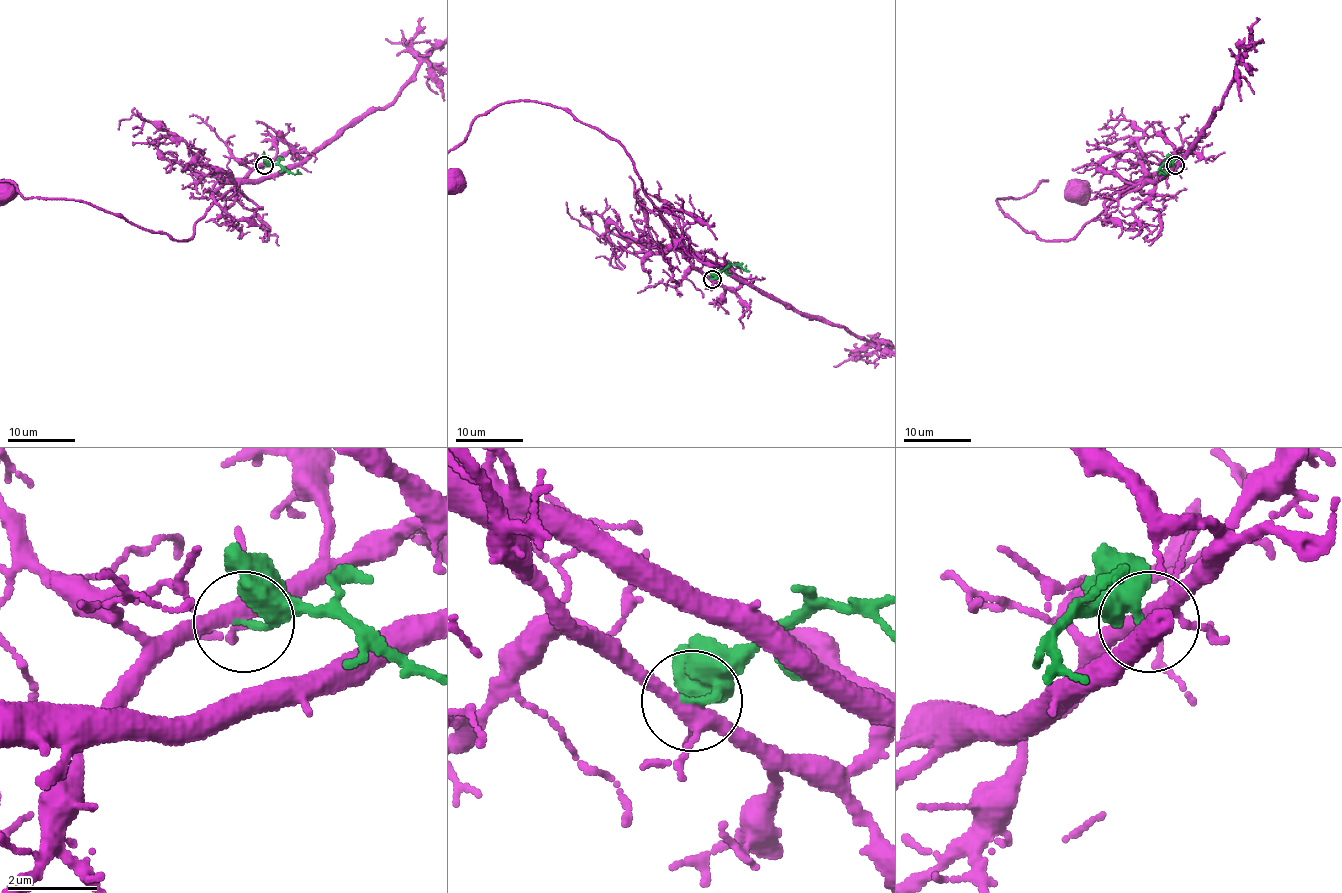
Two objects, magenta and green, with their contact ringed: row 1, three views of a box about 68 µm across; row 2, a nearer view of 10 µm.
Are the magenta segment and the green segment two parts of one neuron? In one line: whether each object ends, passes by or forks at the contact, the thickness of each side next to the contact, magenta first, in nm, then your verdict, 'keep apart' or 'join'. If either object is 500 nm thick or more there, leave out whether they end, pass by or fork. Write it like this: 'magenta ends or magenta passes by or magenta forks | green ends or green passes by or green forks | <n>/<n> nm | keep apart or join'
magenta forks | green ends | 320/180 nm | keep apart

